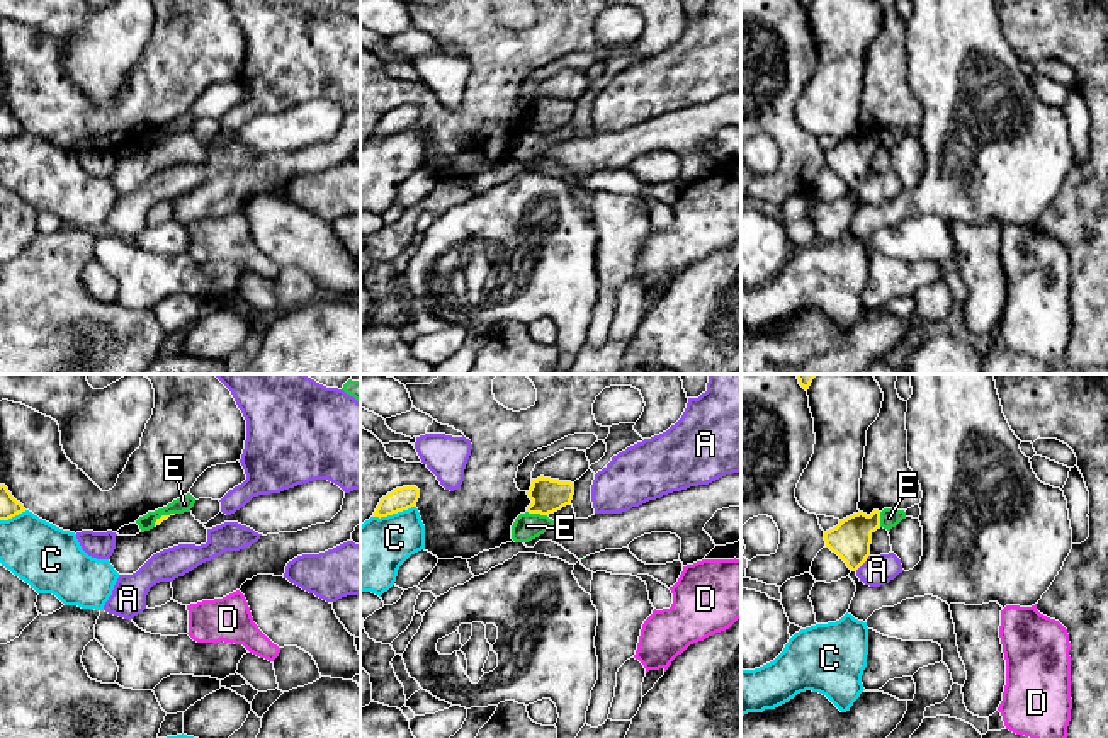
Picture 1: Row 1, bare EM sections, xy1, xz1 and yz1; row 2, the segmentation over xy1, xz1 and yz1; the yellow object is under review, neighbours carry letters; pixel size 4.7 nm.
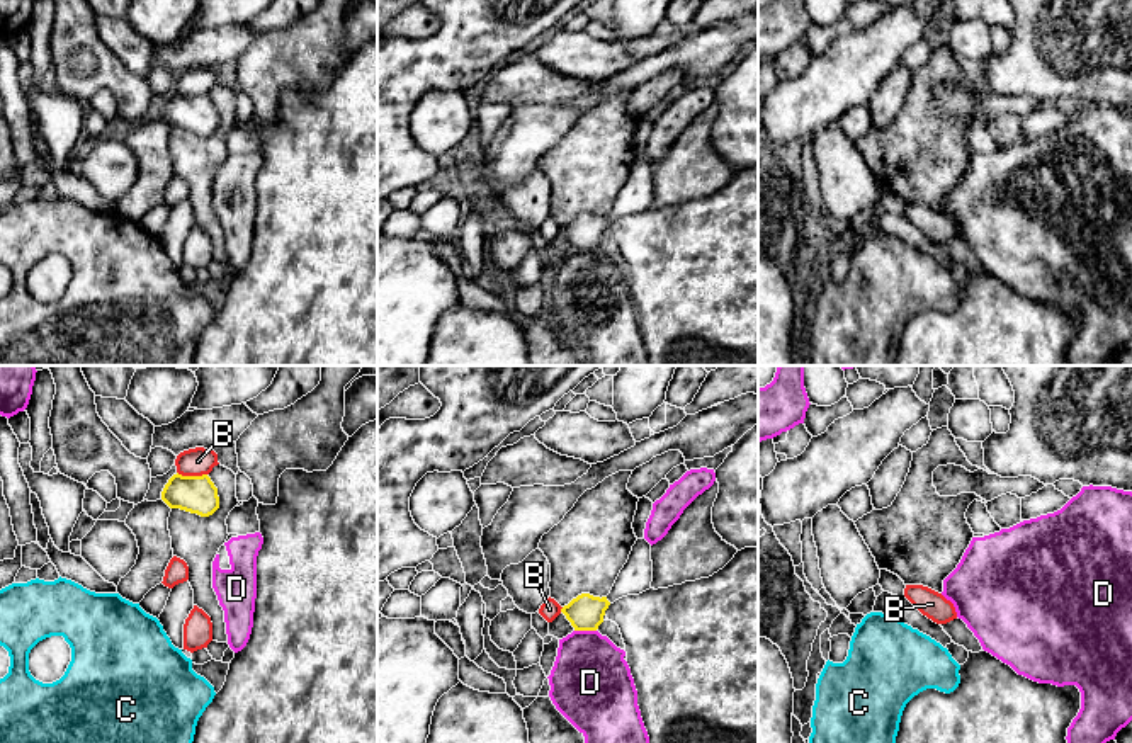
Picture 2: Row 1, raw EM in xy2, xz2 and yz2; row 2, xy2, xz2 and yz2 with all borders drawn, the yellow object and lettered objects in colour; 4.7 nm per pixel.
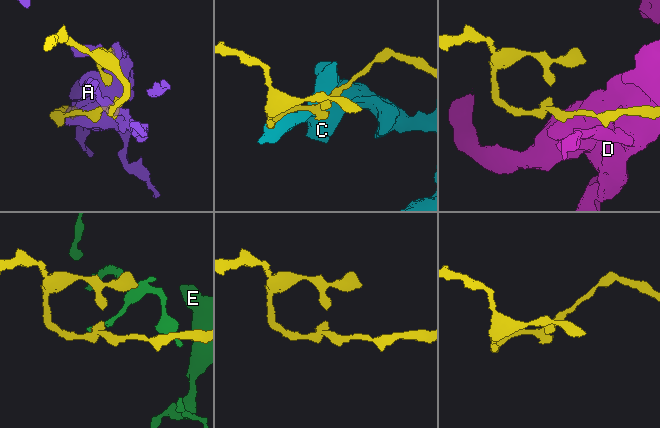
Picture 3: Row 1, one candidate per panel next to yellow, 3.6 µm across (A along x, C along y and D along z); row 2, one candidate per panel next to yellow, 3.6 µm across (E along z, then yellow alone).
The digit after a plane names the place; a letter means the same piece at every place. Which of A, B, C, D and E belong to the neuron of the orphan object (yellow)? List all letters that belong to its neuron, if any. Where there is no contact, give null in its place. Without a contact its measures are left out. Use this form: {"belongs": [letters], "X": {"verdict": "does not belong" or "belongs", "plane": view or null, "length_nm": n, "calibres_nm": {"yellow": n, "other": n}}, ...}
{"belongs": [], "A": {"verdict": "does not belong", "plane": "yz1", "length_nm": 100, "calibres_nm": {"yellow": 190, "other": 140}}, "B": {"verdict": "does not belong", "plane": "xy2", "length_nm": 140, "calibres_nm": {"yellow": 180, "other": 130}}, "C": {"verdict": "does not belong", "plane": "xz1", "length_nm": 200, "calibres_nm": {"yellow": 110, "other": 320}}, "D": {"verdict": "does not belong", "plane": "xz2", "length_nm": 100, "calibres_nm": {"yellow": 170, "other": 380}}, "E": {"verdict": "does not belong", "plane": "xz1", "length_nm": 100, "calibres_nm": {"yellow": 160, "other": 130}}}

